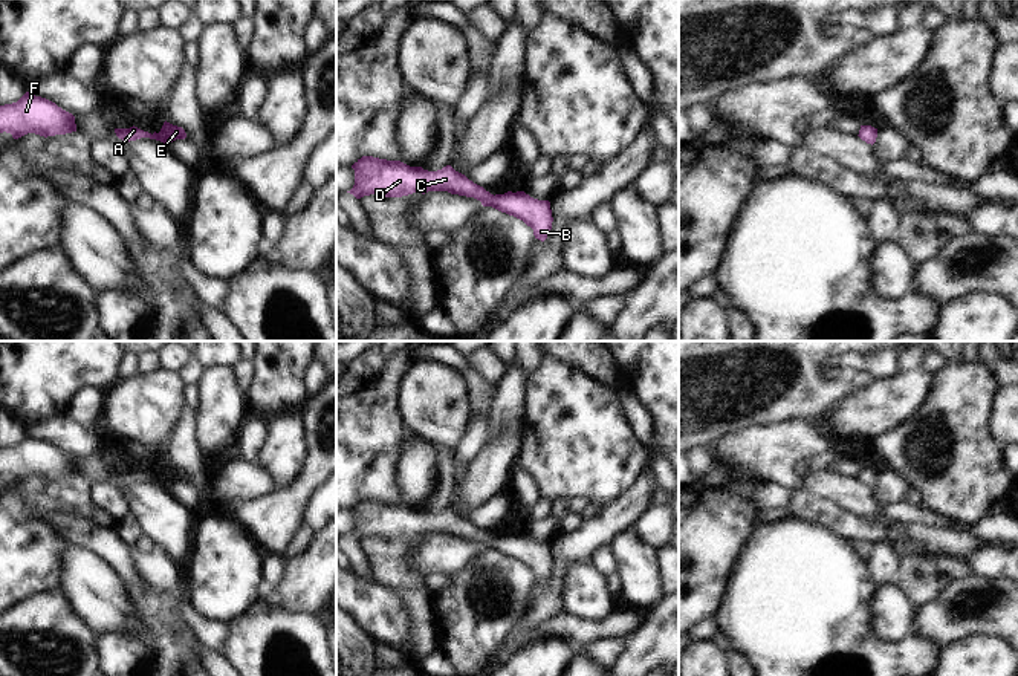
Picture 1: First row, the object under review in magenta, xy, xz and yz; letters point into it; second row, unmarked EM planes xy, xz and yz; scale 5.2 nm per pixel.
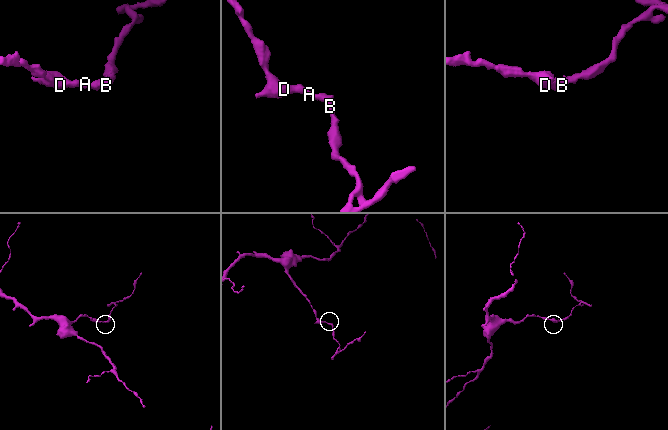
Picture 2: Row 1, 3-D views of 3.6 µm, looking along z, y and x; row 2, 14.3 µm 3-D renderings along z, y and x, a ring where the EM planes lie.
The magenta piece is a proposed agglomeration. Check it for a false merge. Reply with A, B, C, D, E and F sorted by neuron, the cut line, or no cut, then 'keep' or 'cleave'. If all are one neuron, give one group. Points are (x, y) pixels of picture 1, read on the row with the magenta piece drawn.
A B C D E F | no cut | keep

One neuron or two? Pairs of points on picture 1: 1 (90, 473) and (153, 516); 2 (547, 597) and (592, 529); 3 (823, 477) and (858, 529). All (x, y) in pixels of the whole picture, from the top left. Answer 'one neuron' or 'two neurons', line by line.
1: one neuron
2: one neuron
3: two neurons

